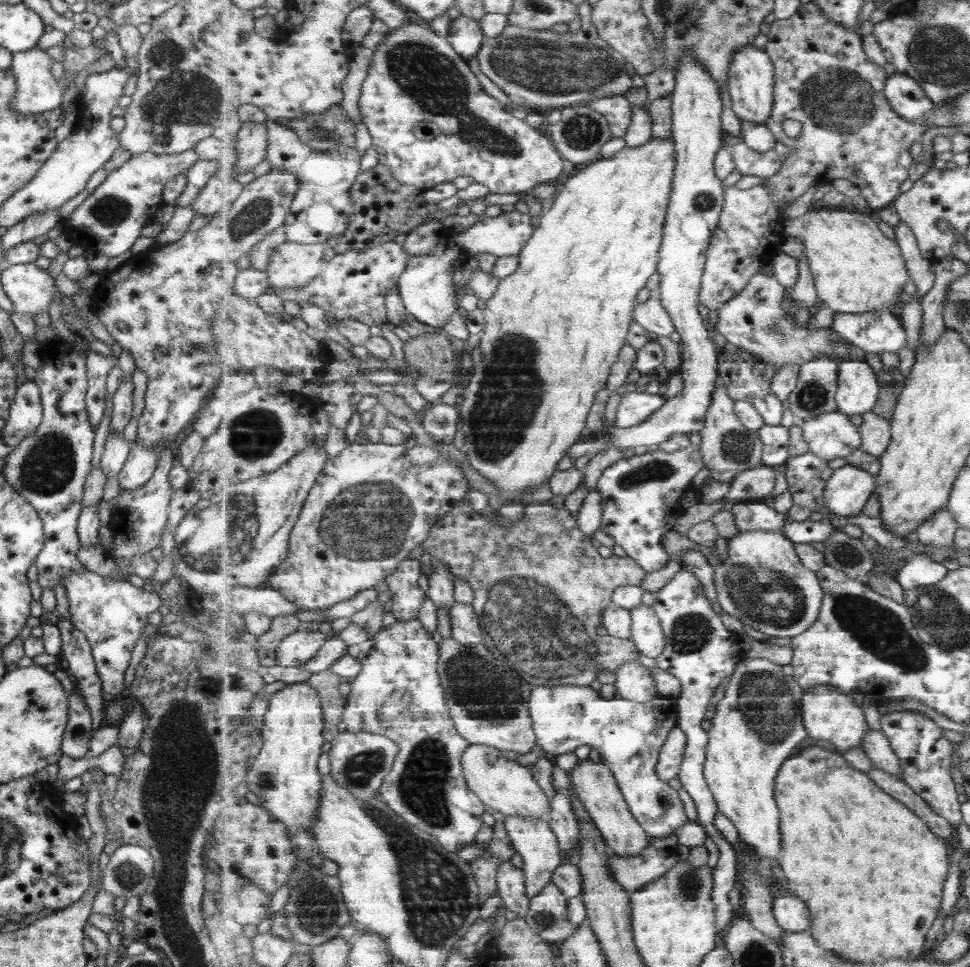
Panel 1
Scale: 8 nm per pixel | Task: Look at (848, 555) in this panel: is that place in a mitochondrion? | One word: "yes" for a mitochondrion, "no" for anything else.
yes

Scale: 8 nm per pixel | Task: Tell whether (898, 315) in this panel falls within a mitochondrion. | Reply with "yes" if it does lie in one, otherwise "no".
no

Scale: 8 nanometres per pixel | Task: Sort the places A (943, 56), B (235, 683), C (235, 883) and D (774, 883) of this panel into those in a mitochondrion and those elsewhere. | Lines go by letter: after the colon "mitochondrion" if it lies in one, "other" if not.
A: mitochondrion
B: other
C: other
D: other

